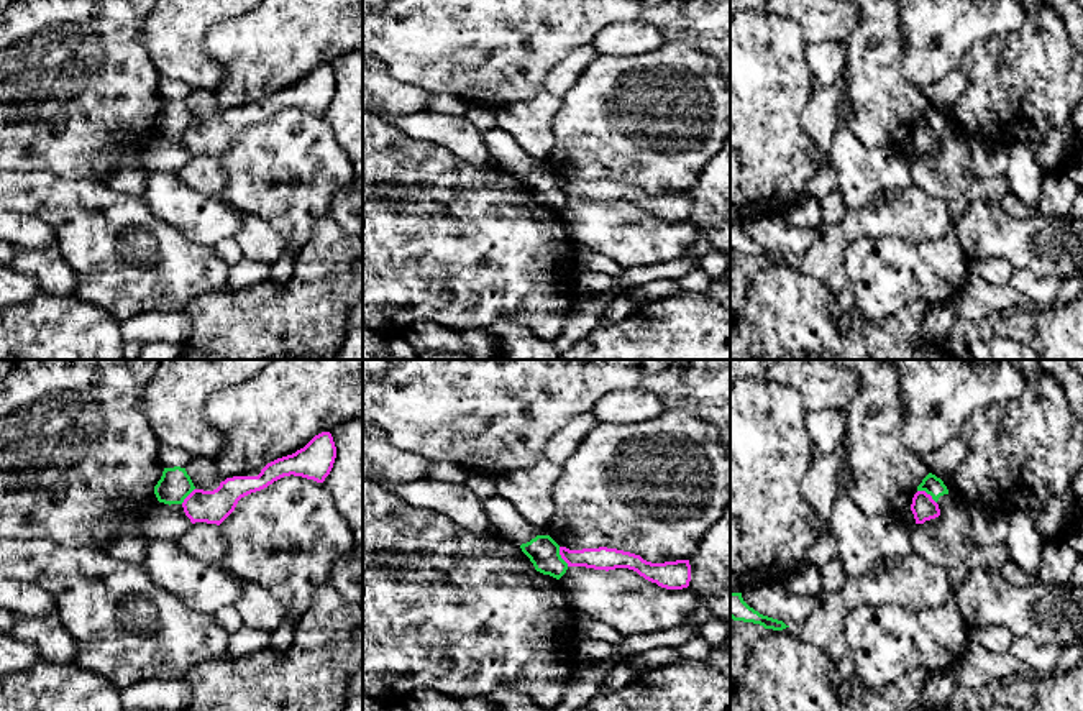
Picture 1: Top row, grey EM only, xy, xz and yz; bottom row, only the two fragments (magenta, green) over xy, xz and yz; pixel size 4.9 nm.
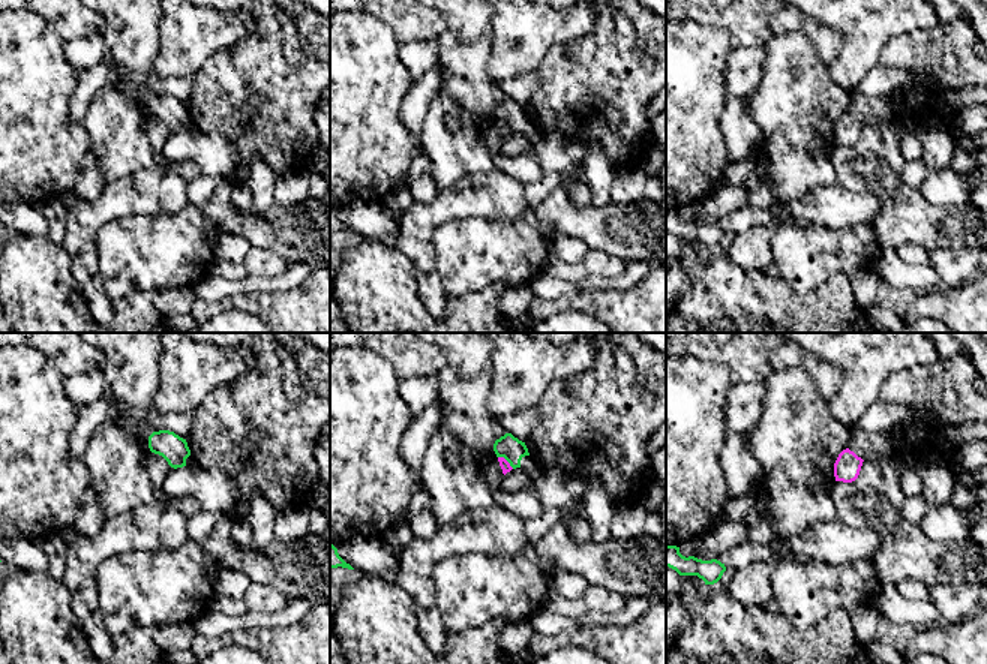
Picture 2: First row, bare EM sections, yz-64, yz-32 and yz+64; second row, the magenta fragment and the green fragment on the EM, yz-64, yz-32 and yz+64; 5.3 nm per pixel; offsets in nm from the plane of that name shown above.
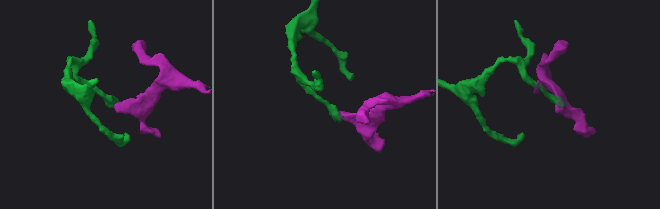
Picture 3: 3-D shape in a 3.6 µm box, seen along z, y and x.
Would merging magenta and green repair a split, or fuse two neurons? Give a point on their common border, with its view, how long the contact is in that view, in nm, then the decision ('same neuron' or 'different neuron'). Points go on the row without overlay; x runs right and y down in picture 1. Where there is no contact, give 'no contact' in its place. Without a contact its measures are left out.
contact yz (927, 127); length 120 nm; different neuron

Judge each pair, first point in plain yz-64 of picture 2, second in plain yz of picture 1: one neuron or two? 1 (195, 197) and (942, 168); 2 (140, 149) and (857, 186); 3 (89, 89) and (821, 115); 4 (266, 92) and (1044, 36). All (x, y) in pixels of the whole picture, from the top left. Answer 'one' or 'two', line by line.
1: two
2: one
3: one
4: one

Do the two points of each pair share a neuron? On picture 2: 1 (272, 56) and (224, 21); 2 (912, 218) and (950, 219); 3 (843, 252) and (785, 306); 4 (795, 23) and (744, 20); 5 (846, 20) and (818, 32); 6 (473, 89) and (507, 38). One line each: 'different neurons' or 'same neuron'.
1: different neurons
2: same neuron
3: different neurons
4: different neurons
5: different neurons
6: different neurons

